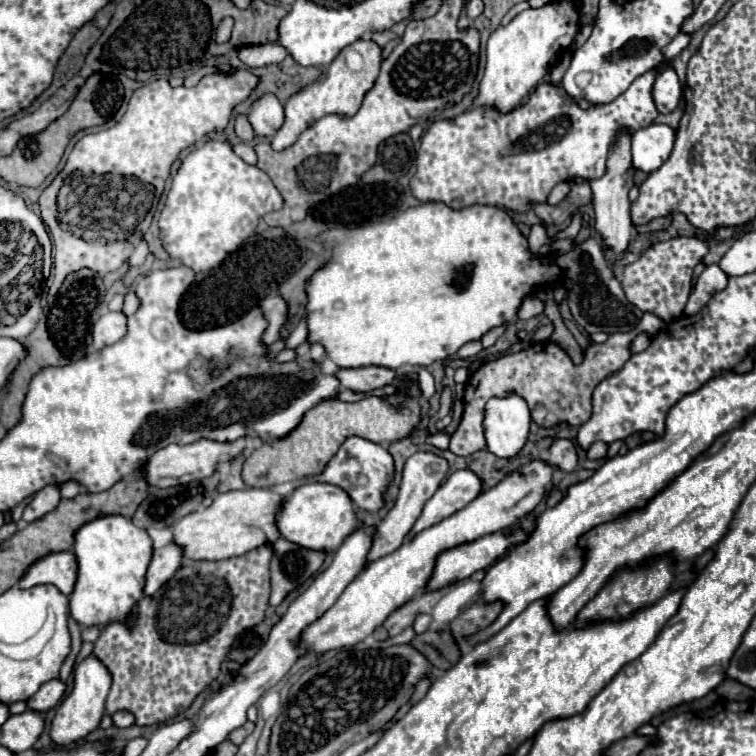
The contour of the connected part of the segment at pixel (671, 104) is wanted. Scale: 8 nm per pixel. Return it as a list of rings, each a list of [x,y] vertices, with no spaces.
[[[663,70],[655,84],[653,84],[653,92],[651,92],[653,100],[655,100],[655,106],[661,114],[669,114],[673,112],[679,102],[681,102],[681,96],[683,96],[683,86],[677,78],[677,74],[673,70]]]

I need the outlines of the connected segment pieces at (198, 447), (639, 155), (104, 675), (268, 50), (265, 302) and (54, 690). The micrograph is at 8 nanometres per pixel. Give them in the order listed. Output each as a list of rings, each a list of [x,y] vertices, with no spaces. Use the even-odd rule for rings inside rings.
[[[243,438],[235,440],[235,442],[215,442],[215,440],[199,440],[187,446],[179,446],[179,444],[169,444],[167,448],[159,450],[153,454],[153,458],[147,462],[145,466],[145,480],[153,486],[153,488],[167,488],[167,486],[183,486],[189,484],[193,480],[201,480],[201,478],[209,478],[219,462],[231,462],[235,460],[241,452],[247,450],[247,442]]]
[[[651,124],[631,136],[633,166],[643,172],[657,170],[671,154],[675,130],[667,124]]]
[[[89,656],[87,660],[83,660],[77,668],[75,668],[75,686],[71,690],[71,694],[67,694],[63,698],[63,702],[59,704],[55,718],[51,722],[51,740],[57,746],[69,746],[81,738],[85,738],[89,732],[93,732],[105,712],[105,698],[109,694],[111,688],[111,674],[107,672],[107,668],[93,656]]]
[[[259,44],[259,46],[243,46],[239,48],[239,58],[253,68],[275,64],[283,60],[283,46],[281,44]]]
[[[273,292],[261,300],[261,308],[269,320],[269,328],[263,334],[263,342],[267,346],[273,346],[279,340],[283,326],[289,322],[289,306],[279,292]]]
[[[59,678],[49,680],[49,682],[45,682],[45,684],[37,690],[35,696],[31,696],[31,698],[27,700],[27,706],[29,706],[31,710],[37,710],[37,712],[47,712],[47,710],[55,708],[55,706],[61,702],[61,698],[63,698],[63,694],[65,694],[65,688],[67,688],[67,686],[65,686],[63,680],[59,680]]]

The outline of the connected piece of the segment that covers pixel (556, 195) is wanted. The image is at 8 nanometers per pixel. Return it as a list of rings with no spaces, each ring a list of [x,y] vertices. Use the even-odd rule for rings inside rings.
[[[561,182],[561,184],[557,184],[557,186],[551,190],[547,202],[549,202],[549,204],[559,204],[567,194],[569,194],[569,184],[567,184],[567,182]]]

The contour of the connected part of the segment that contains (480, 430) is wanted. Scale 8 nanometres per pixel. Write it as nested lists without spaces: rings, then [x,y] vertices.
[[[637,330],[617,332],[611,334],[609,340],[603,344],[591,344],[585,360],[579,366],[575,366],[569,354],[555,342],[539,342],[521,352],[507,354],[483,364],[465,382],[463,418],[459,428],[451,436],[449,450],[459,456],[469,456],[473,452],[485,450],[485,404],[489,402],[489,398],[509,396],[509,392],[517,392],[517,396],[523,396],[531,410],[531,418],[541,428],[555,428],[559,424],[581,426],[591,416],[591,394],[595,386],[609,374],[617,372],[629,360],[629,344],[635,336]]]

